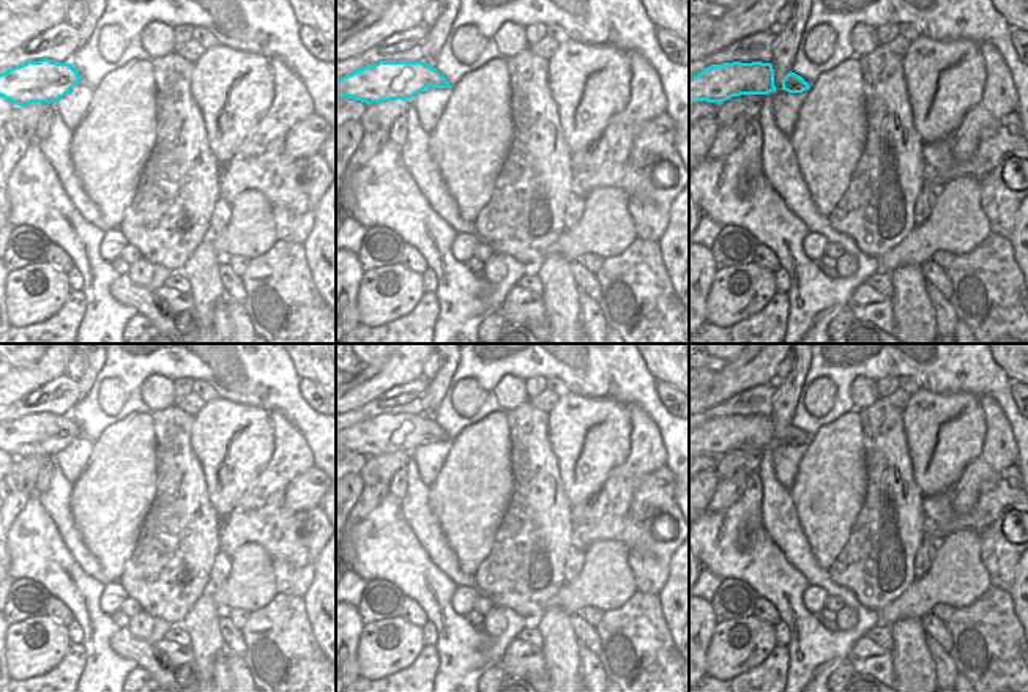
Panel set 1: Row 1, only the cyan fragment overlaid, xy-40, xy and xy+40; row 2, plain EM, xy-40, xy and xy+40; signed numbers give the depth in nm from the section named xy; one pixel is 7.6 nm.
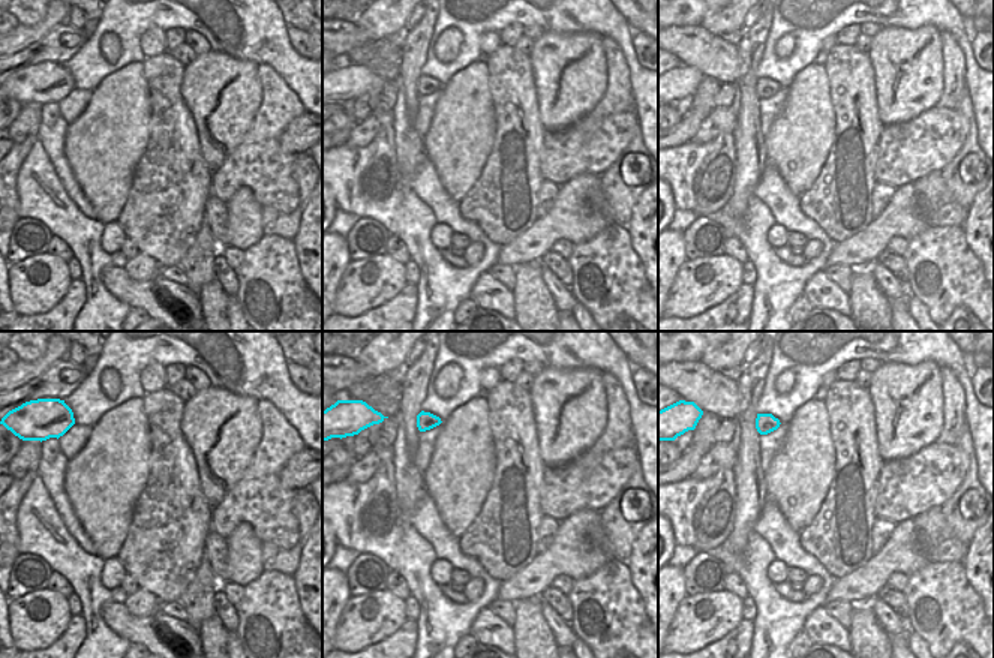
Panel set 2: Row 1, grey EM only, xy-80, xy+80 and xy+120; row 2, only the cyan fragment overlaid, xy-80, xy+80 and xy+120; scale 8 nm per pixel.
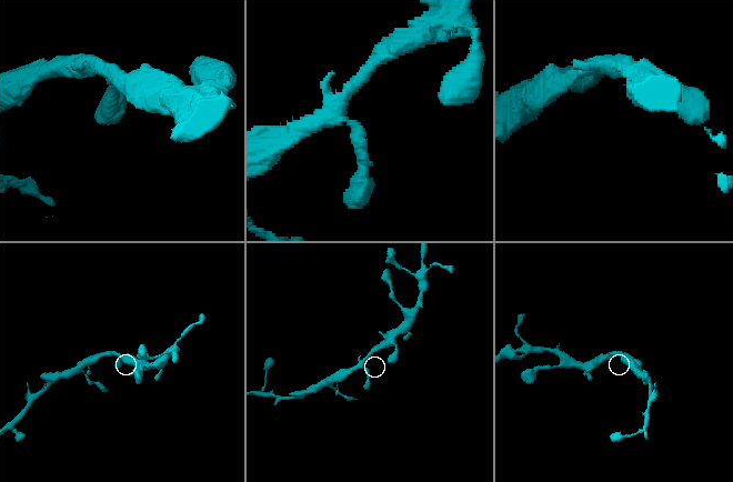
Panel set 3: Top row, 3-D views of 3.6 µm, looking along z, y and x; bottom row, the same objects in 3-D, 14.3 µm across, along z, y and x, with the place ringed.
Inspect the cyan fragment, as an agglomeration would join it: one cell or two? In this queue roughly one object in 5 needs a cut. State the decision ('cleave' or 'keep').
keep

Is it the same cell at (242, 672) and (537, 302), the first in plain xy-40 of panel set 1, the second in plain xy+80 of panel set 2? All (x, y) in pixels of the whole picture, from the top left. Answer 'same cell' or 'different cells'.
different cells

